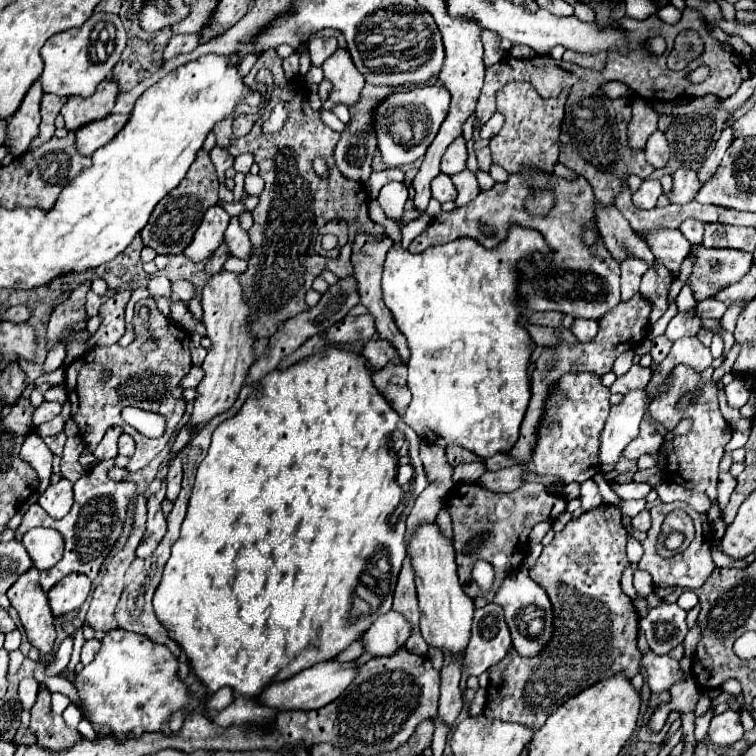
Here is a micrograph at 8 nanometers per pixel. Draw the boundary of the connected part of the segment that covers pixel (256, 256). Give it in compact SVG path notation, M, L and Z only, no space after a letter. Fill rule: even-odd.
M267 50L259 56L257 64L251 68L247 76L255 76L259 68L269 68L273 72L275 90L271 94L271 102L265 106L263 116L255 122L251 132L243 138L237 138L231 130L233 118L225 118L219 126L215 126L213 134L217 136L217 146L227 148L229 154L239 156L243 152L255 154L255 162L261 168L261 178L265 180L265 188L259 196L259 204L253 210L255 224L247 232L251 238L253 254L247 260L247 270L239 274L243 296L249 304L249 330L253 340L271 338L275 330L289 320L291 316L307 310L305 304L305 286L311 286L313 278L321 274L323 268L331 270L337 276L349 276L353 272L349 256L339 258L325 258L315 252L315 238L319 228L333 220L341 218L347 224L353 224L351 238L355 232L361 230L369 234L385 234L385 230L375 224L367 214L367 190L363 184L345 178L335 162L333 162L333 148L339 140L339 132L325 126L315 110L311 110L307 102L307 90L305 80L295 76L291 80L285 78L281 68L281 58L275 50ZM275 102L289 102L289 118L281 132L273 136L261 134L261 124L265 122L269 110ZM323 158L329 168L327 178L319 178L313 170L313 160Z

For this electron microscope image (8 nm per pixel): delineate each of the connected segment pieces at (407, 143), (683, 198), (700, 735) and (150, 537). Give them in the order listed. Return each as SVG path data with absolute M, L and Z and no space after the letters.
M423 86L407 92L393 90L383 102L379 102L379 106L373 110L373 130L381 158L389 168L411 164L427 152L441 122L445 120L449 100L449 92L443 86Z
M680 168L672 174L673 192L669 194L669 200L673 204L687 204L695 198L695 194L701 188L699 176L692 169Z
M709 706L709 710L707 710L705 714L701 714L701 716L695 718L695 738L697 738L699 742L707 736L707 726L709 726L709 722L711 722L711 718L713 718L713 712L715 712L715 708Z
M165 490L157 492L155 496L151 496L147 500L147 530L145 530L143 542L137 548L139 558L147 558L149 554L153 554L153 550L159 546L159 542L167 530L167 520L165 520L165 514L161 512L163 498L165 498Z

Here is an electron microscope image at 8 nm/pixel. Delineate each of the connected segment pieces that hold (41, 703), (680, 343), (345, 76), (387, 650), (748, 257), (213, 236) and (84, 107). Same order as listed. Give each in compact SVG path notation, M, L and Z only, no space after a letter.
M39 690L37 702L31 708L31 732L37 736L37 744L45 750L67 750L71 742L79 742L81 734L69 728L61 716L51 712L51 692Z
M695 336L693 338L681 338L677 342L673 342L669 356L659 366L653 368L655 372L651 376L651 382L659 382L659 378L667 376L677 364L687 364L693 370L701 372L701 370L707 370L711 366L711 362L713 362L711 350L707 346L703 346Z
M337 48L335 54L327 58L327 62L323 62L323 72L325 78L333 84L329 100L323 104L323 108L329 110L337 102L347 106L357 102L361 88L365 86L365 78L351 62L351 54L347 52L347 48Z
M391 610L379 616L371 624L371 628L363 634L363 638L359 638L359 642L363 642L365 654L371 654L373 658L377 656L381 658L395 654L395 650L407 642L409 634L411 634L409 622L401 614Z
M693 246L693 250L697 250L697 262L687 282L691 284L697 302L739 282L753 264L753 254L745 250L703 246Z
M211 206L205 212L205 218L201 222L201 226L197 228L193 242L187 246L185 256L189 256L193 262L201 262L213 256L213 252L225 242L223 234L229 226L229 214L221 208L221 206Z
M105 78L97 86L97 92L93 96L69 98L67 104L61 108L61 114L65 118L65 128L71 132L75 128L81 128L87 122L109 116L117 96L119 96L119 88L115 84L115 78Z

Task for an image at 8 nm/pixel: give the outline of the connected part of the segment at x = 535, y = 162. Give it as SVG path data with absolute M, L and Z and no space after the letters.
M511 82L497 92L497 110L505 116L505 124L489 142L493 164L503 166L507 172L519 172L521 164L551 172L559 154L559 130L565 114L565 98L543 100L533 86Z

